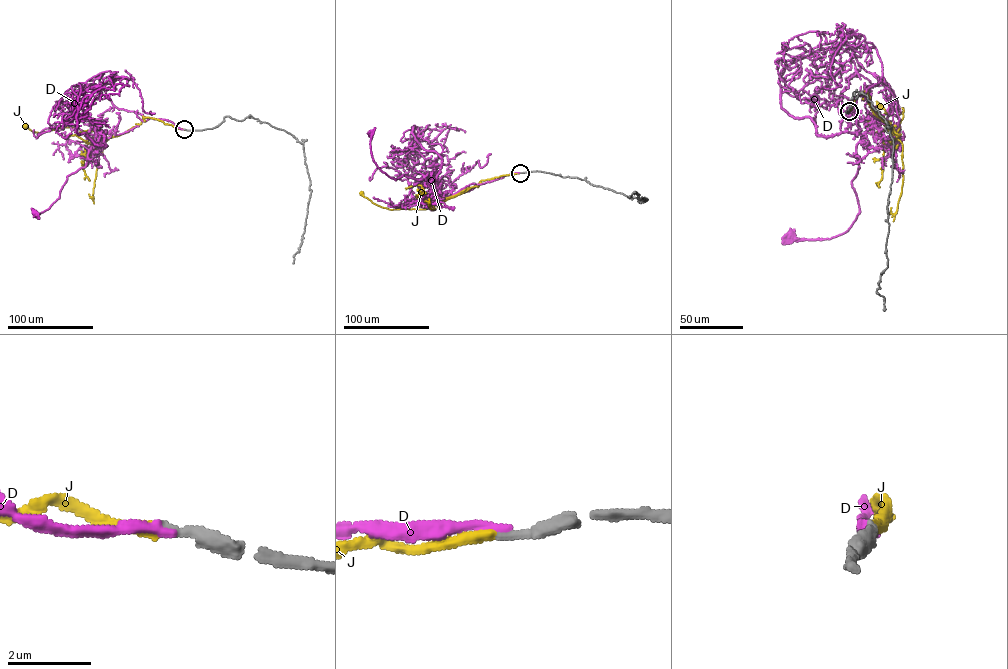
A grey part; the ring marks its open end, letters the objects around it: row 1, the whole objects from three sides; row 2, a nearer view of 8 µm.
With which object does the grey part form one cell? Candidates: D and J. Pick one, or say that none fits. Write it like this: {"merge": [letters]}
{"merge": ["J"]}

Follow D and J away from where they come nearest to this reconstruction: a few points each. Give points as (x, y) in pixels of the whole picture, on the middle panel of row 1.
D: (520, 172), (444, 195), (413, 177), (414, 126), (441, 158), (433, 180), (390, 177), (371, 133)
J: (520, 173), (481, 180), (477, 187), (434, 199), (435, 204), (423, 209), (390, 209), (373, 203), (361, 193)

